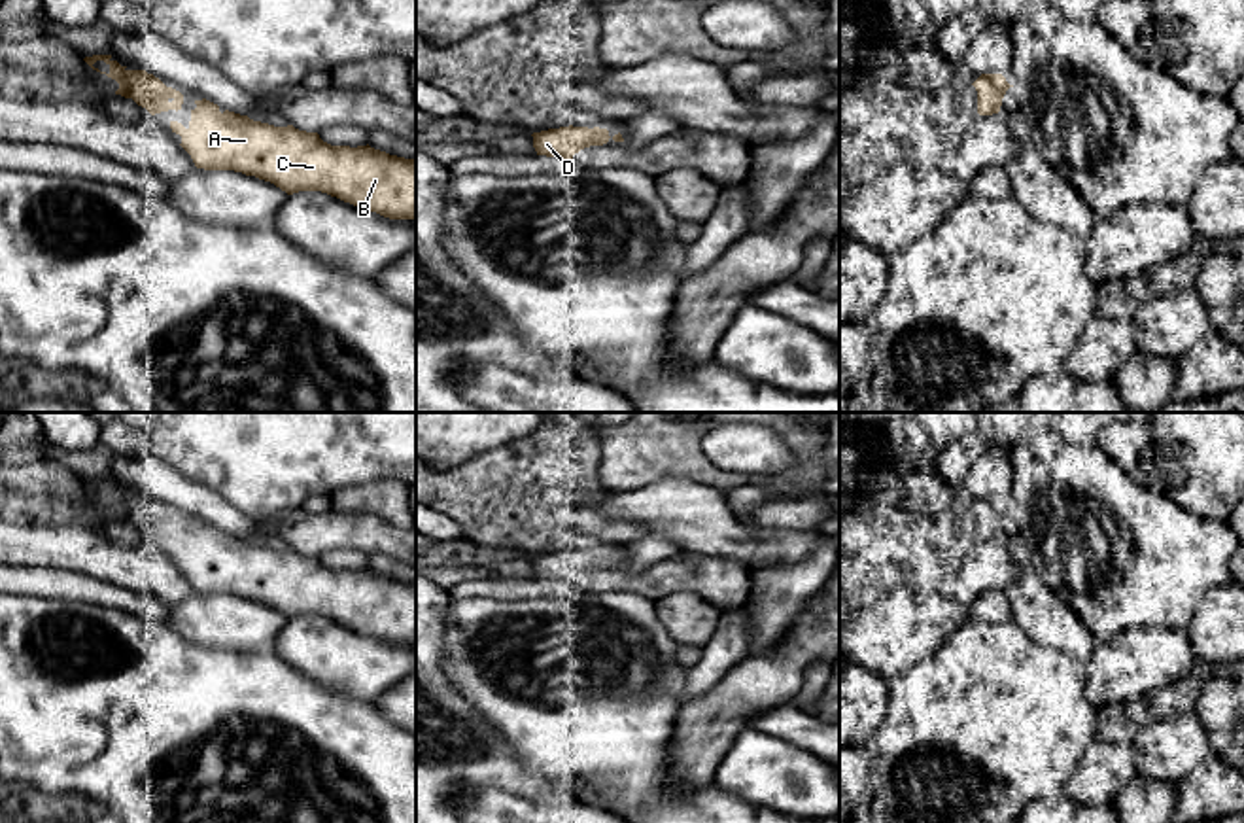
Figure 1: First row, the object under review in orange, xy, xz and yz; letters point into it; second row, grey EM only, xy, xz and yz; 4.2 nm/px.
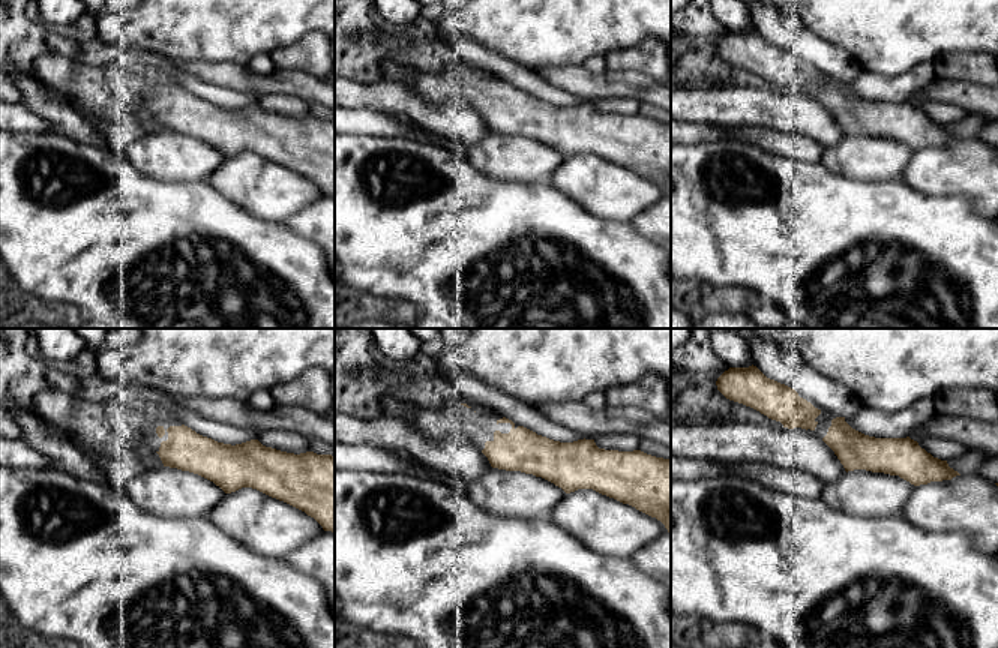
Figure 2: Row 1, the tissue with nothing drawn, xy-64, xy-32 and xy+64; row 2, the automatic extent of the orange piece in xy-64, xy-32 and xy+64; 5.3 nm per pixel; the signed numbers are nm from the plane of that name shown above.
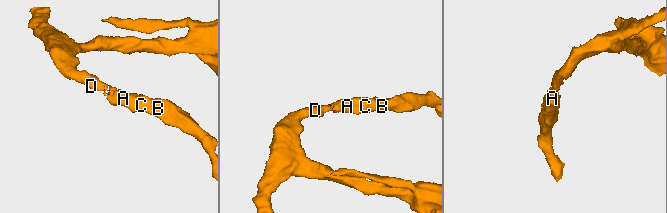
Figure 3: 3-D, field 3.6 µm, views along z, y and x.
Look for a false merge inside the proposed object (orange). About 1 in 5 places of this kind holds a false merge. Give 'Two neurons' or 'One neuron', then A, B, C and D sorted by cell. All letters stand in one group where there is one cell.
One neuron. Groups: A B C D

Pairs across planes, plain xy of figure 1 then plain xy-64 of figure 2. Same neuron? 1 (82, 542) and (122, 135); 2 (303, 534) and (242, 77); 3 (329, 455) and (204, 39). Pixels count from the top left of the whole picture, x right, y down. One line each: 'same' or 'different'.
1: different
2: same
3: same

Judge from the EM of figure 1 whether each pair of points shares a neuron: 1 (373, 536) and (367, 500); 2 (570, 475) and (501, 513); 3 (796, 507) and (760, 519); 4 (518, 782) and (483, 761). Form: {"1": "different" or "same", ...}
{"1": "different", "2": "same", "3": "same", "4": "same"}

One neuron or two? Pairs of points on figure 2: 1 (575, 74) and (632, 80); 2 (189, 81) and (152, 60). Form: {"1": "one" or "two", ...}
{"1": "one", "2": "one"}

